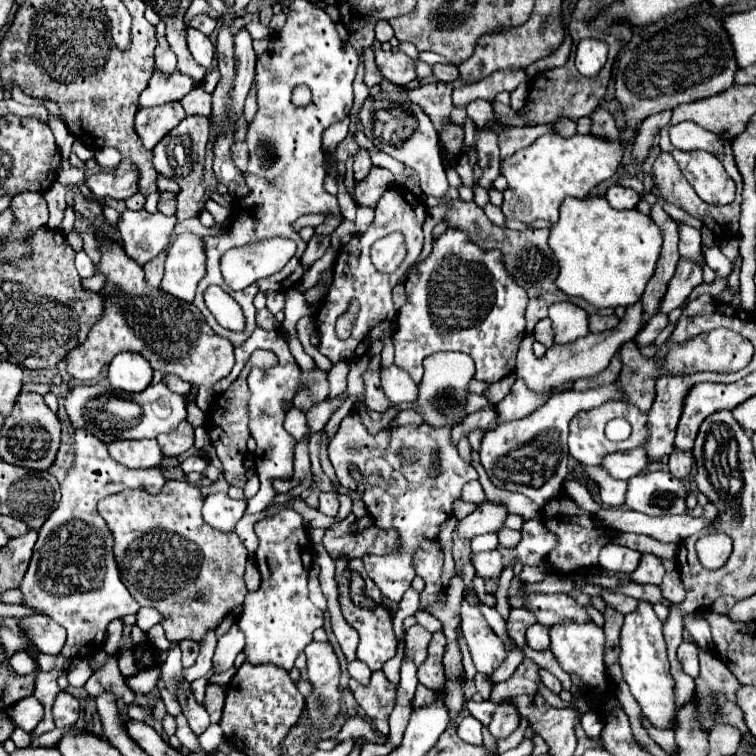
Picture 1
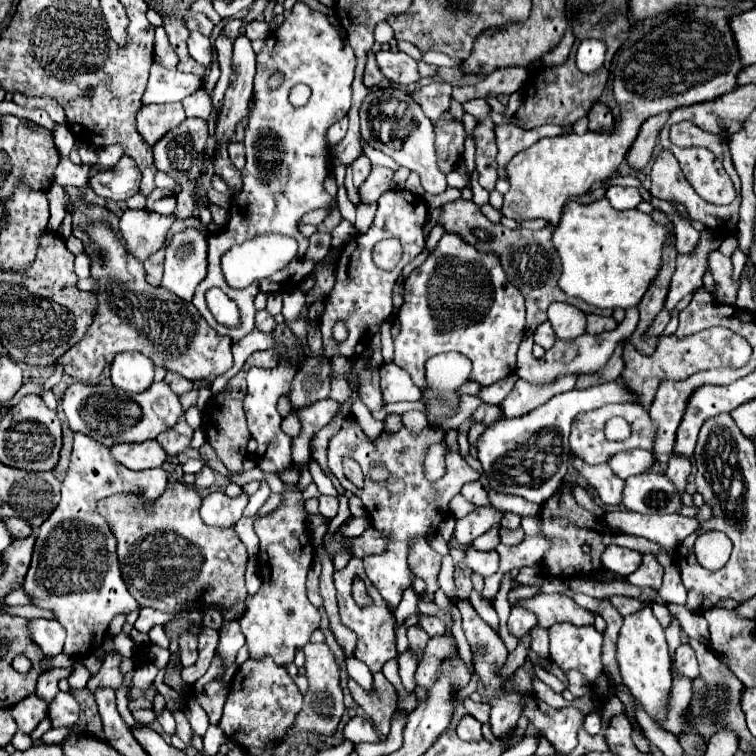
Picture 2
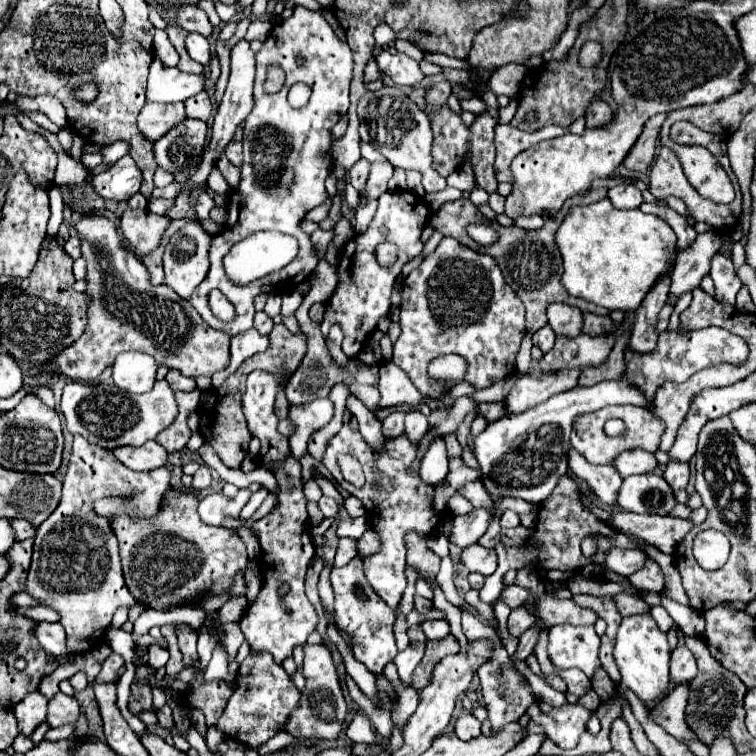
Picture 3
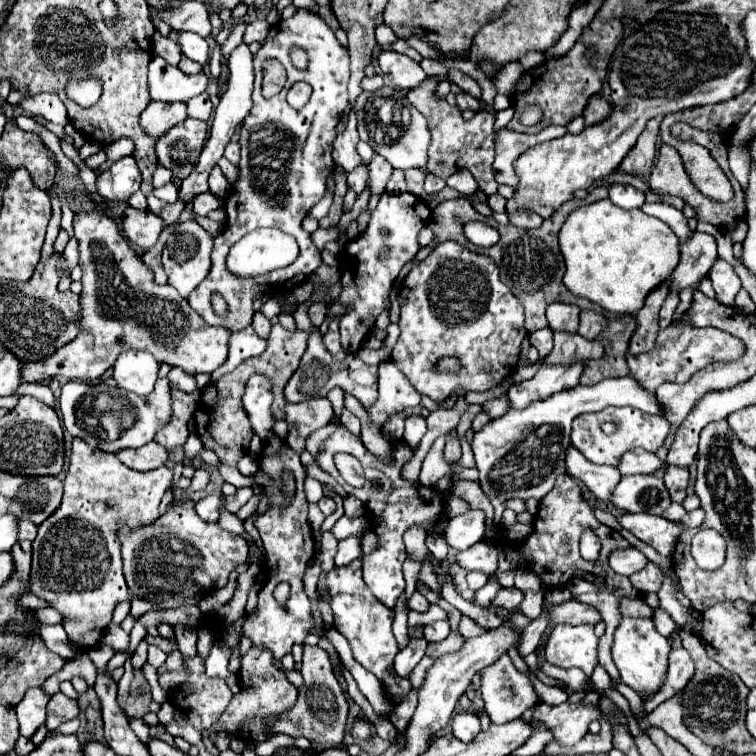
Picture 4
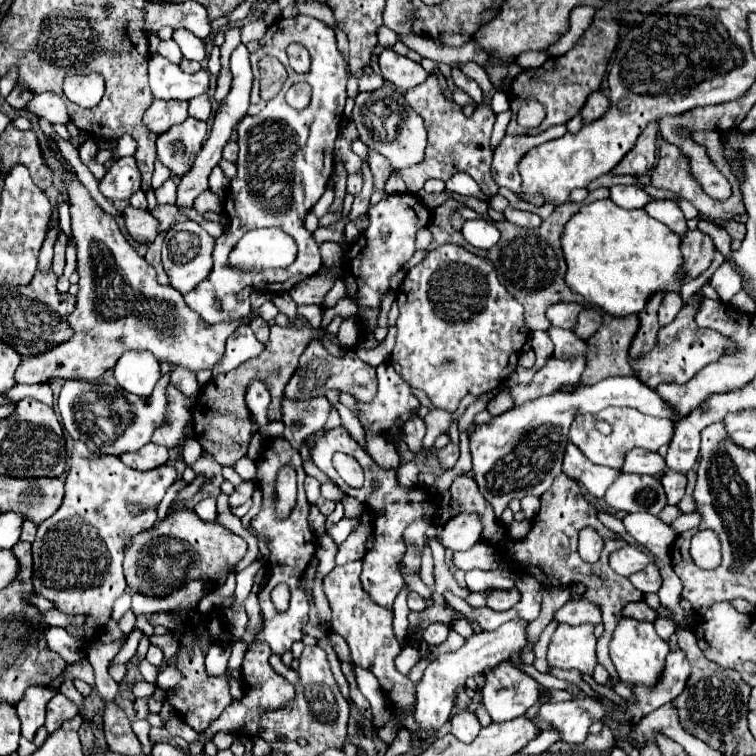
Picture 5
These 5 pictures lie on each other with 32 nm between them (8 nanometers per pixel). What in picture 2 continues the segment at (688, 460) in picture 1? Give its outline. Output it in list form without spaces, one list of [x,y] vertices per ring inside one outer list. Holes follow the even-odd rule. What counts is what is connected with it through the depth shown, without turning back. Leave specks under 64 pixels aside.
[[[670,456],[668,468],[666,468],[666,478],[674,482],[674,486],[680,490],[680,500],[684,506],[692,506],[692,498],[686,494],[686,482],[690,474],[690,460],[680,460],[678,456]]]

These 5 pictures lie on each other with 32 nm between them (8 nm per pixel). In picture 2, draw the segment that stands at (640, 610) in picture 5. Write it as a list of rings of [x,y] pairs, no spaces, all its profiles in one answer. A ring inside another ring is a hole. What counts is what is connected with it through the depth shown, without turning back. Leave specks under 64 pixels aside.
[[[610,596],[608,600],[612,600],[612,604],[618,608],[618,612],[622,616],[628,616],[628,614],[634,614],[638,610],[644,608],[644,602],[638,600],[638,598],[630,598],[630,596]]]

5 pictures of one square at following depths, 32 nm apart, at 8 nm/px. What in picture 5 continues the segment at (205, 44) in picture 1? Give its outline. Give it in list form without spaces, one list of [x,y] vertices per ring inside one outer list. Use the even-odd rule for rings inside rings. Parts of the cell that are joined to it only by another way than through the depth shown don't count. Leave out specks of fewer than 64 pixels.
[[[178,28],[178,30],[176,30],[176,44],[180,46],[184,58],[188,58],[188,60],[202,62],[202,60],[206,58],[204,40],[192,36],[192,32],[188,32],[188,30],[184,30],[184,28]]]

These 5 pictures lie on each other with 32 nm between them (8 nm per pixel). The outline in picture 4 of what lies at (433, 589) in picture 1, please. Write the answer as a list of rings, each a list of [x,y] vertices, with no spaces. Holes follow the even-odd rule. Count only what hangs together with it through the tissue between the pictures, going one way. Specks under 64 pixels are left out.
[[[412,526],[404,532],[404,544],[406,544],[406,550],[410,554],[410,558],[414,560],[424,560],[428,556],[428,548],[426,548],[426,532],[424,528],[418,528],[418,526]]]

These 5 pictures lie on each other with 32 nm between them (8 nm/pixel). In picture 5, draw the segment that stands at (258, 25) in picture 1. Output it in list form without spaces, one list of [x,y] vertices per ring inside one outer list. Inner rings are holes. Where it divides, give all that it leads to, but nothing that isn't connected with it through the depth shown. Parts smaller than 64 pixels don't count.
[[[258,18],[258,20],[252,20],[252,22],[246,22],[244,26],[242,26],[242,30],[240,30],[240,34],[242,34],[242,42],[244,44],[248,44],[250,40],[260,40],[264,34],[266,34],[266,22],[262,20],[262,18]]]

